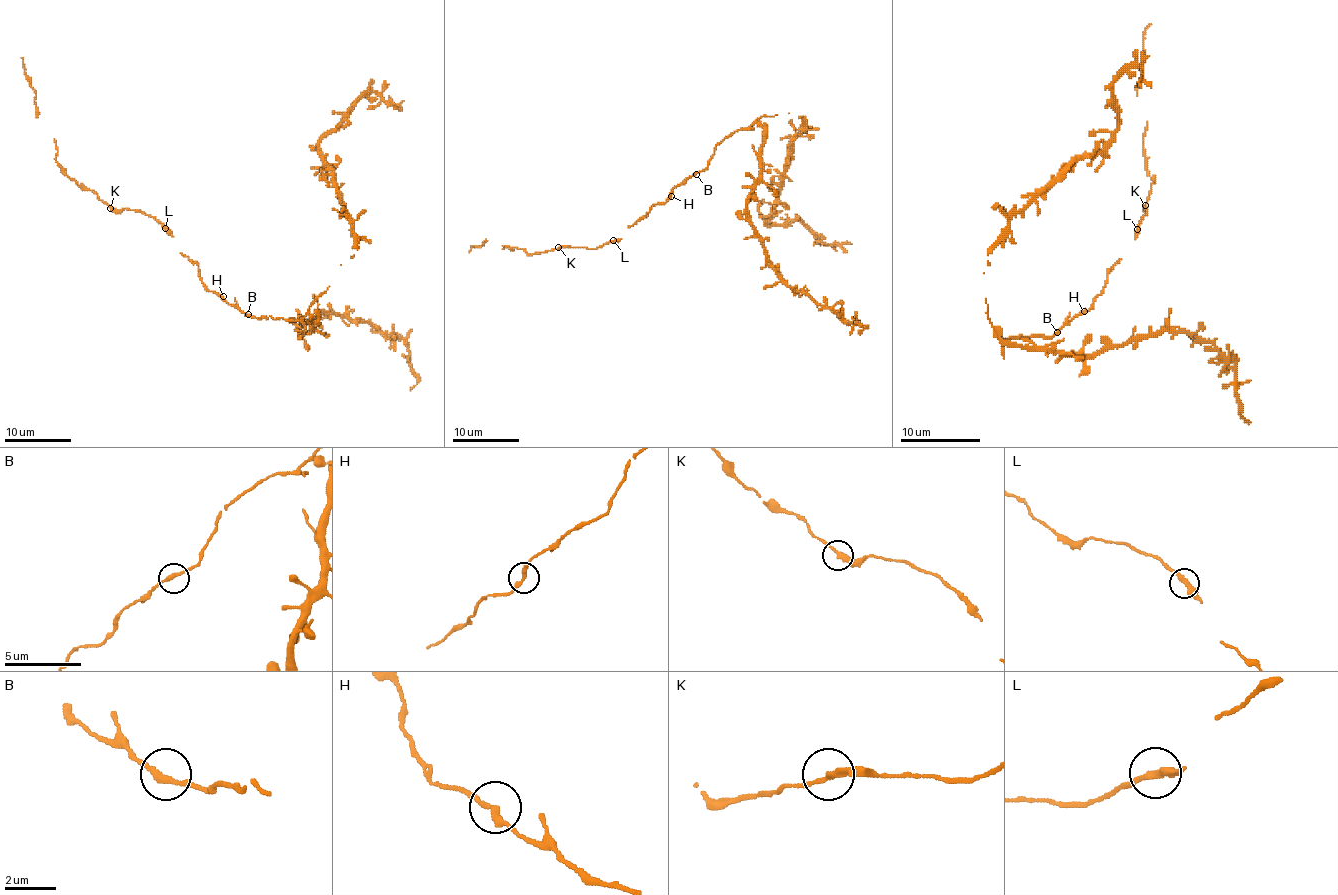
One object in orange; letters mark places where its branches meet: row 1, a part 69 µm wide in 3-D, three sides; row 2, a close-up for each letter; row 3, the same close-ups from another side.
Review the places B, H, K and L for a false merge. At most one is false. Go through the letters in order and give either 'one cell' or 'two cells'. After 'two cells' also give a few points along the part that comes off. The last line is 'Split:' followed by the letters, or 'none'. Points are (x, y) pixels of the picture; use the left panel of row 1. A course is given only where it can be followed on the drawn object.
B: one cell
H: one cell
K: one cell
L: one cell
Split: none

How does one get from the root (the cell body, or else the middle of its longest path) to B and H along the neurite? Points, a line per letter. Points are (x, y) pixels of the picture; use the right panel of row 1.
B: (1039, 336), (1053, 336), (1057, 332)
H: (1039, 336), (1053, 336), (1083, 311)

